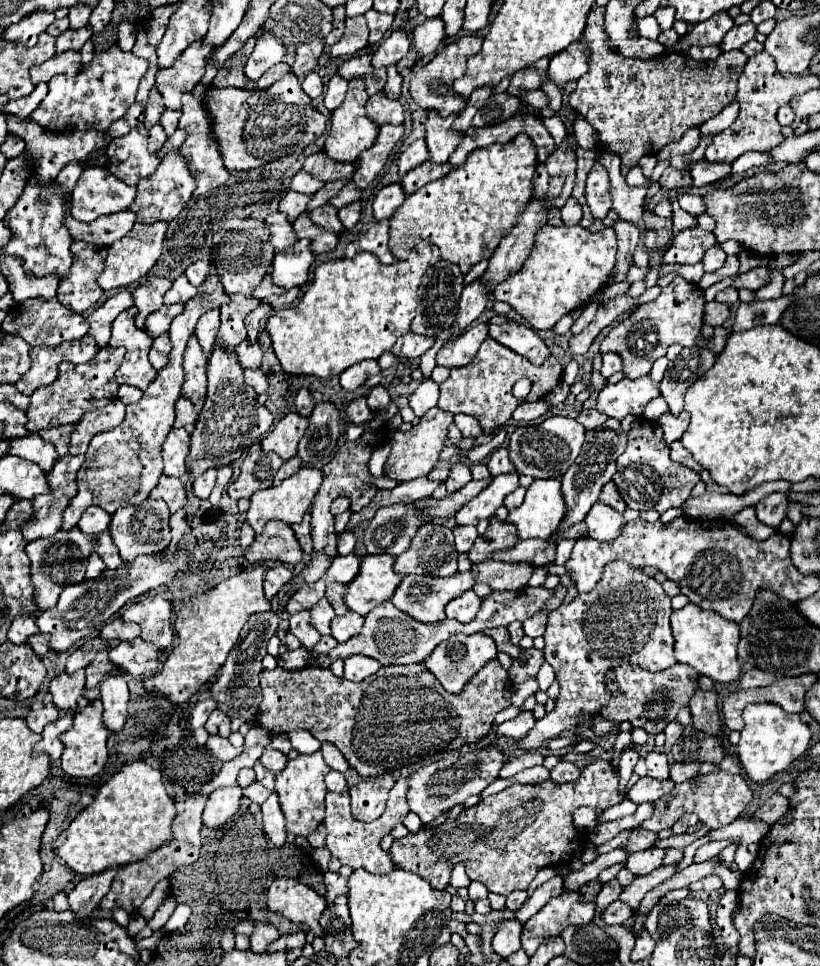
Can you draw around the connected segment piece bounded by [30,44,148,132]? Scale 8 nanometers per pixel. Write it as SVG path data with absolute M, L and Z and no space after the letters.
M112 44L106 50L94 52L94 58L88 66L80 70L74 78L58 74L50 80L50 90L40 106L32 112L32 120L54 132L72 132L72 130L102 130L106 132L110 122L122 118L128 108L134 104L134 96L142 76L146 74L148 62L124 52L118 44Z

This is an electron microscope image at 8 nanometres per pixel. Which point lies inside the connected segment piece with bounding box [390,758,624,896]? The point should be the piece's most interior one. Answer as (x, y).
(503, 841)

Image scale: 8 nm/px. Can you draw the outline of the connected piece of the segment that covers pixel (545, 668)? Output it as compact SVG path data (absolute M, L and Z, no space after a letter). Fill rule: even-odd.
M544 662L542 668L540 668L540 672L536 674L536 682L538 682L540 690L548 690L548 686L554 682L554 668Z

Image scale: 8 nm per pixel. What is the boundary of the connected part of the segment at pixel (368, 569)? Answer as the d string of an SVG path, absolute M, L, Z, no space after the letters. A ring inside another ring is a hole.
M366 554L362 556L358 576L346 584L346 606L366 616L376 604L388 600L402 576L392 570L394 558L390 554Z

